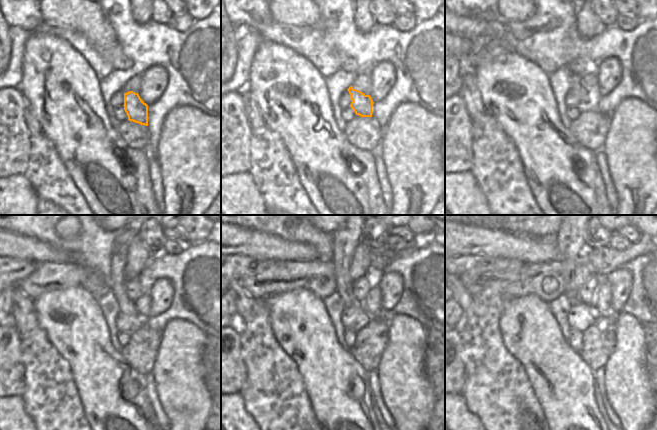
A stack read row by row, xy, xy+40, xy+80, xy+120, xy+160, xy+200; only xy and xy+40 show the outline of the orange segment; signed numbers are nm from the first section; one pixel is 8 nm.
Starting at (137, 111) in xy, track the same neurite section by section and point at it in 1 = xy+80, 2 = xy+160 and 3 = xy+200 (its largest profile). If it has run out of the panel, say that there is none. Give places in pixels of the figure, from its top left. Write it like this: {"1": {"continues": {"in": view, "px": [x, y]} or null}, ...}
{"1": {"continues": {"in": "xy+80", "px": [586, 103]}}, "2": {"continues": {"in": "xy+160", "px": [346, 238]}}, "3": {"continues": {"in": "xy+200", "px": [570, 236]}}}

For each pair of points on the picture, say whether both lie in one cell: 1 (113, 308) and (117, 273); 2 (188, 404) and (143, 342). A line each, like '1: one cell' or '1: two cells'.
1: two cells
2: two cells

